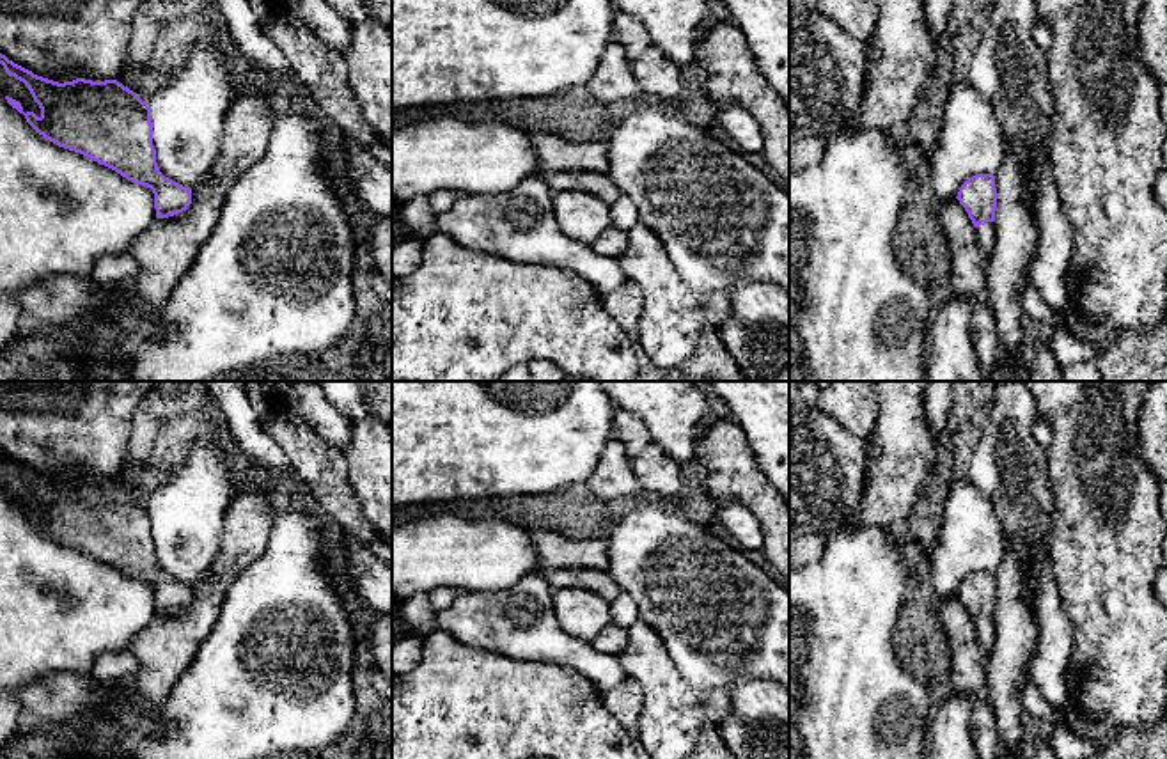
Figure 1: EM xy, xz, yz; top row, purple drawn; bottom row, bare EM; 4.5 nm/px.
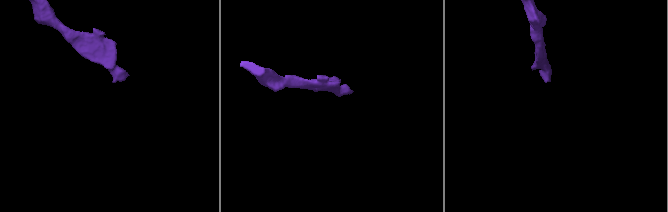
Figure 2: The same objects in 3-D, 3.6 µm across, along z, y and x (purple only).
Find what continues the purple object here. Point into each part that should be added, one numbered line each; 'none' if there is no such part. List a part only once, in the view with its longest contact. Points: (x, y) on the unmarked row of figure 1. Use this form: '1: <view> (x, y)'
1: yz (985, 630)

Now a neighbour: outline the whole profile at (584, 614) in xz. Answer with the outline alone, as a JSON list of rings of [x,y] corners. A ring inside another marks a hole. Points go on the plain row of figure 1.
[[[582,587],[555,589],[553,606],[562,630],[580,640],[591,642],[612,622],[610,603]]]

